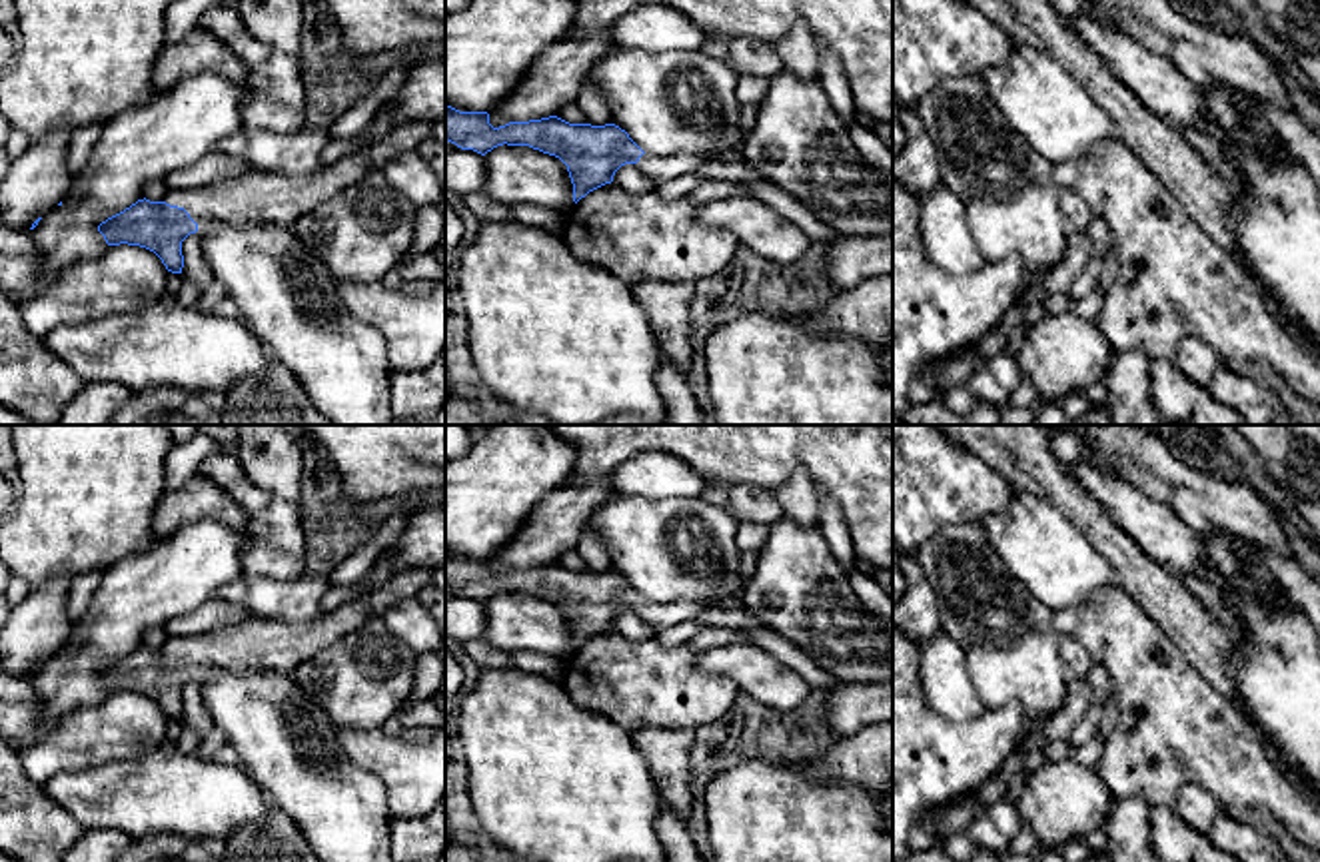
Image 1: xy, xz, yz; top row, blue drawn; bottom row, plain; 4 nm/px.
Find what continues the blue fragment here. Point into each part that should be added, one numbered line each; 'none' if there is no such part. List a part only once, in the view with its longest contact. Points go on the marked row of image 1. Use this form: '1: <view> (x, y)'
1: xy (270, 198)

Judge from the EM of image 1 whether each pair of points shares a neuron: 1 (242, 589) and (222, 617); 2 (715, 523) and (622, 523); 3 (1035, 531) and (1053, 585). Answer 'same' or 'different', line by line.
1: different
2: same
3: same

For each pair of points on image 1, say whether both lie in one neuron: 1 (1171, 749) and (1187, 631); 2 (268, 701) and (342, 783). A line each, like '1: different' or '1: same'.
1: different
2: same

